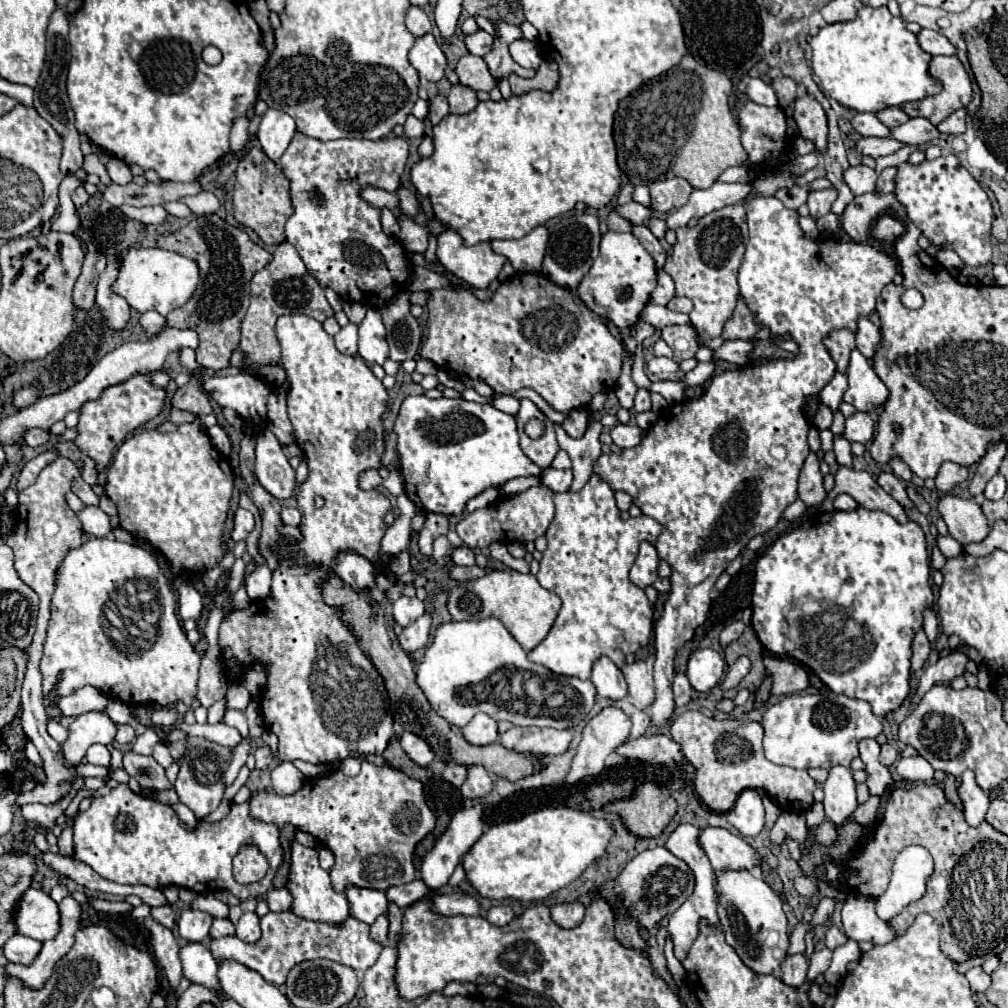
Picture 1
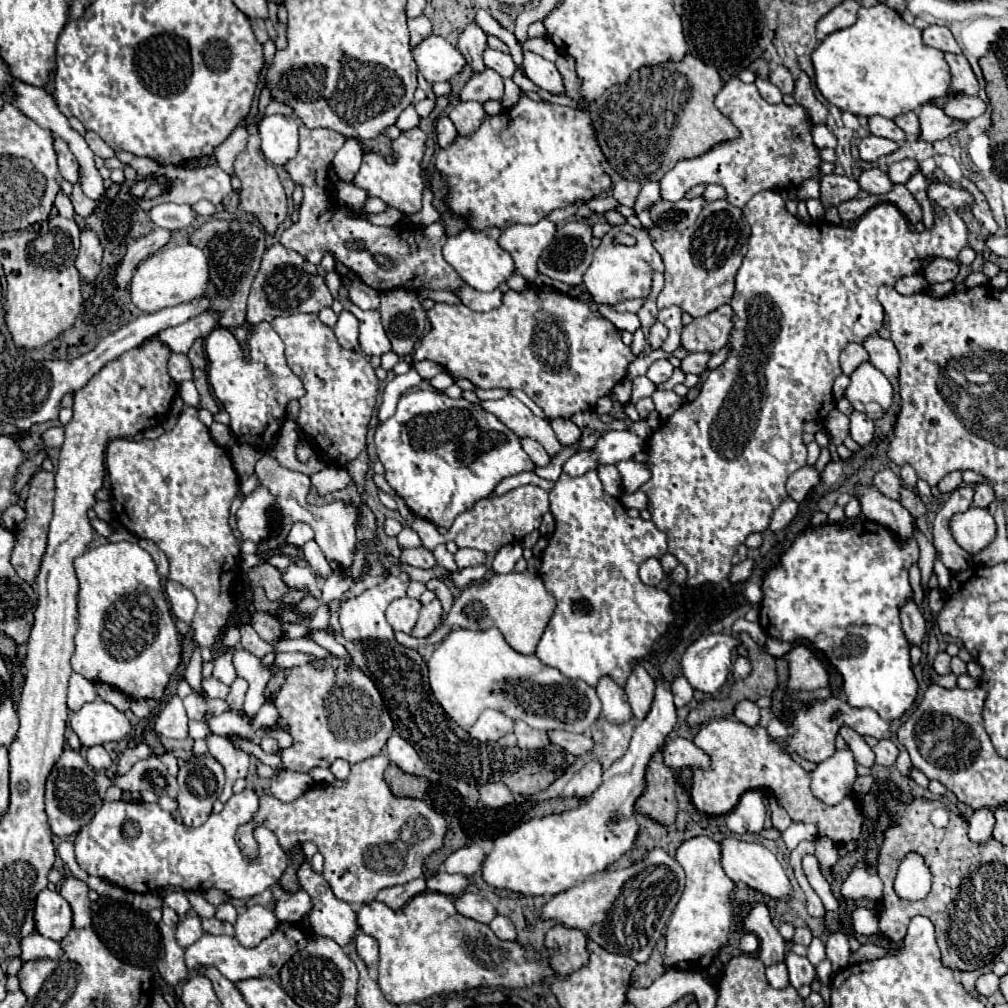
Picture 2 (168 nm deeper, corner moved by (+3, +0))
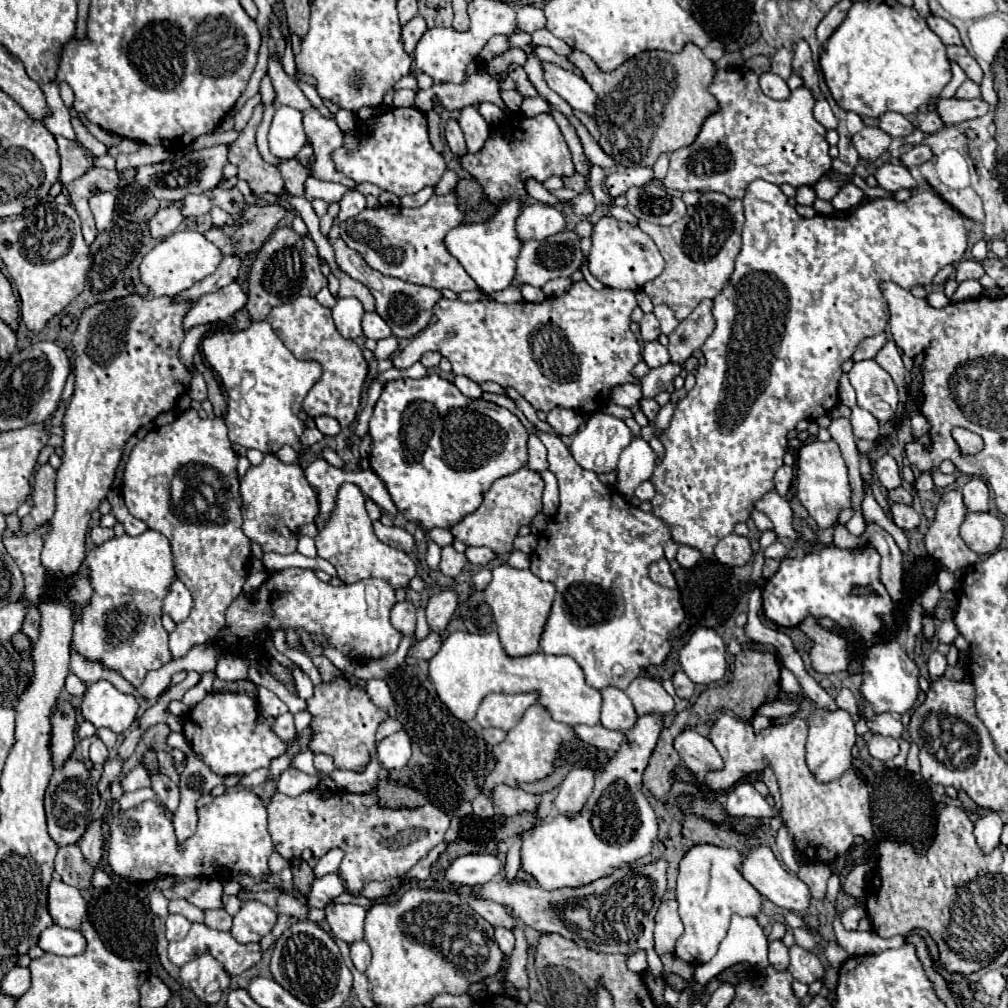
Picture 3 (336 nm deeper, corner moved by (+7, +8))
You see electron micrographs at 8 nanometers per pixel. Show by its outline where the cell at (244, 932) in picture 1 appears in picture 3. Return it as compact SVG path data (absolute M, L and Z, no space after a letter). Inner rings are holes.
M246 900L240 912L234 916L234 926L230 934L240 944L260 942L262 936L270 934L270 930L276 924L276 918L278 914L272 908L268 908L266 904L258 900Z

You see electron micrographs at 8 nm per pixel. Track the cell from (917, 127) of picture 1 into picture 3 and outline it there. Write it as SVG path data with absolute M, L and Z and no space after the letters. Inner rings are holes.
M936 98L932 102L938 104L936 112L940 114L940 118L944 118L946 124L958 124L964 120L984 116L988 112L988 102L984 102L982 98L974 98L974 100L960 100L960 98L942 100L942 98Z

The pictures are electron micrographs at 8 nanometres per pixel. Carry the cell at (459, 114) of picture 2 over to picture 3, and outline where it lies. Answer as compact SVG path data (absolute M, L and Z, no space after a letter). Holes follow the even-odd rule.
M468 106L464 110L460 110L460 120L458 120L464 136L466 136L466 144L468 144L468 152L476 154L484 148L488 136L490 136L490 126L486 124L486 120L478 114L478 110L474 106Z

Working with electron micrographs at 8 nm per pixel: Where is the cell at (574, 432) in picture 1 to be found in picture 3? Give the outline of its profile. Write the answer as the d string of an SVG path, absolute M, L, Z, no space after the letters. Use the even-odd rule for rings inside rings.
M554 408L548 412L548 424L560 434L560 436L572 436L582 424L584 416L576 410L564 410L564 408Z

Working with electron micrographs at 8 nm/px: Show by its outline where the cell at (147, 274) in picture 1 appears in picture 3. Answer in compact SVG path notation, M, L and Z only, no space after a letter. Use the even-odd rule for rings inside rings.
M182 230L166 236L166 240L160 240L142 260L140 264L140 278L150 288L152 296L176 296L182 290L188 290L190 286L198 284L206 276L214 274L218 264L222 262L222 252L218 246L214 246L204 234L196 230Z

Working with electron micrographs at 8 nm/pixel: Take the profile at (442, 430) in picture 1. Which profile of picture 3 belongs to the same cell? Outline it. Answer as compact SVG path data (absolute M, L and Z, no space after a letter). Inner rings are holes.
M436 372L420 380L398 378L388 382L374 406L368 434L372 436L370 468L386 484L396 508L426 532L432 528L450 530L466 514L478 510L484 492L494 480L514 474L528 464L528 430L520 418L492 402L464 396L450 380Z

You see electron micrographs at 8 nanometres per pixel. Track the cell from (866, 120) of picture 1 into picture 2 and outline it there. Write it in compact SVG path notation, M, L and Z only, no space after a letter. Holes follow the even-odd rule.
M870 116L868 128L870 128L870 134L882 136L882 138L888 138L888 140L894 140L894 142L902 142L906 138L906 134L892 120L888 120L884 116Z

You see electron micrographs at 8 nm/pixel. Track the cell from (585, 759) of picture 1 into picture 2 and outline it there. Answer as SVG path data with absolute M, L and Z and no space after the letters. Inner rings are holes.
M590 760L586 766L582 766L574 778L566 784L562 796L578 796L588 798L602 782L602 764L598 760Z

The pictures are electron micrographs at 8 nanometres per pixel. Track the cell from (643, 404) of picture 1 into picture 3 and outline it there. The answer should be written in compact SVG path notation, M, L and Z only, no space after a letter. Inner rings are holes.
M652 398L642 400L642 402L640 402L640 406L642 406L642 412L646 414L646 418L648 418L650 422L656 418L656 414L658 414L658 410L660 410L658 402L656 402L656 400L652 400Z

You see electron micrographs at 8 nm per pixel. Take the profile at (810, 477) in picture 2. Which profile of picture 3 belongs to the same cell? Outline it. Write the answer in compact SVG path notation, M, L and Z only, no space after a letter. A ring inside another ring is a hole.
M780 466L774 474L774 490L780 494L780 496L786 496L790 484L792 484L792 478L794 478L794 468L792 466Z

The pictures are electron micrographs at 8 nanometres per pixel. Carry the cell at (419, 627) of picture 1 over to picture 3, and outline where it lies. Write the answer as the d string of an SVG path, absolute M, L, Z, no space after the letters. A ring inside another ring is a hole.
M446 590L432 596L426 606L426 618L430 628L436 630L438 634L444 634L456 610L458 610L458 594L454 590Z

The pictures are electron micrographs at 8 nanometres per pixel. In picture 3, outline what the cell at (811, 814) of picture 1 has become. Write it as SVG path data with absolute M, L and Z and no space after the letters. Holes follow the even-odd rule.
M828 942L828 944L826 944L826 958L830 960L830 964L832 964L834 968L840 968L840 966L846 962L848 954L846 954L844 948L838 946L838 942Z

